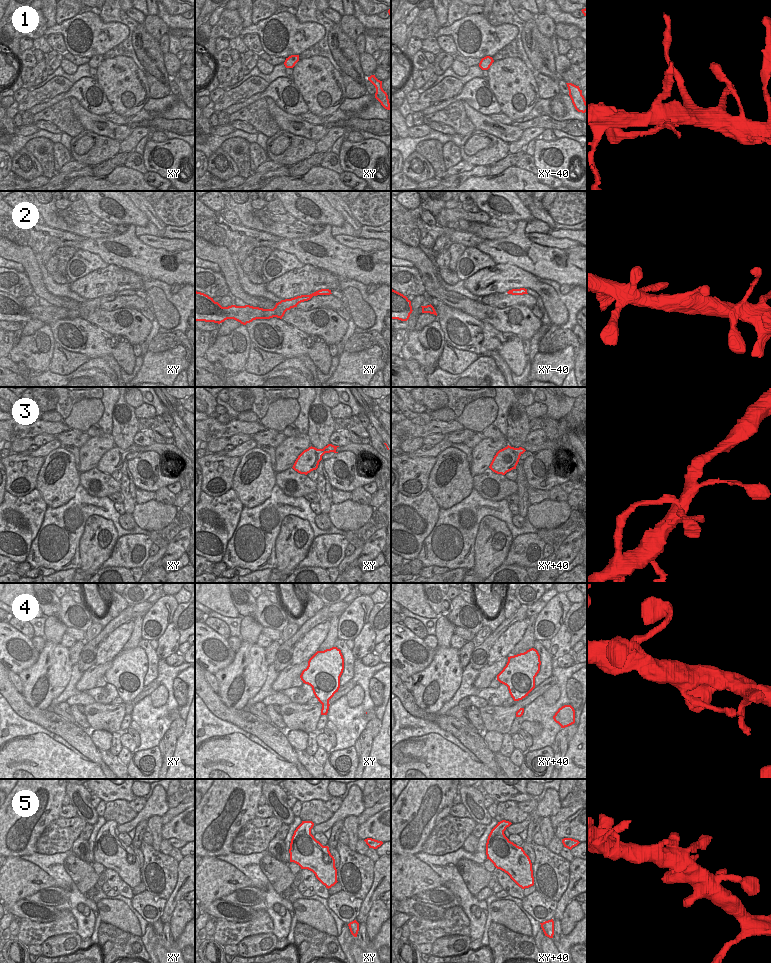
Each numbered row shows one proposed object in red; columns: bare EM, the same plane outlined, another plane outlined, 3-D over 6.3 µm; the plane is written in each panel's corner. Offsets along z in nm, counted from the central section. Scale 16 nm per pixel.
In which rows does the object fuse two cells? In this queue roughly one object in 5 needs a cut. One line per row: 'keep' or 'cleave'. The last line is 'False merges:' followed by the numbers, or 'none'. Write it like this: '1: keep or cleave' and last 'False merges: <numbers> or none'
1: cleave
2: keep
3: keep
4: keep
5: keep
False merges: 1

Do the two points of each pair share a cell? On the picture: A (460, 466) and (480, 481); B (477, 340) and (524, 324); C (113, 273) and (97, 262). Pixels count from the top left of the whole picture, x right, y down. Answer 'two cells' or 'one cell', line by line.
A: two cells
B: two cells
C: two cells

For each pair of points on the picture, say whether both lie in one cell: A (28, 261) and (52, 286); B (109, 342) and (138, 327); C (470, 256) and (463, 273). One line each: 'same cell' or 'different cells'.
A: different cells
B: different cells
C: same cell

